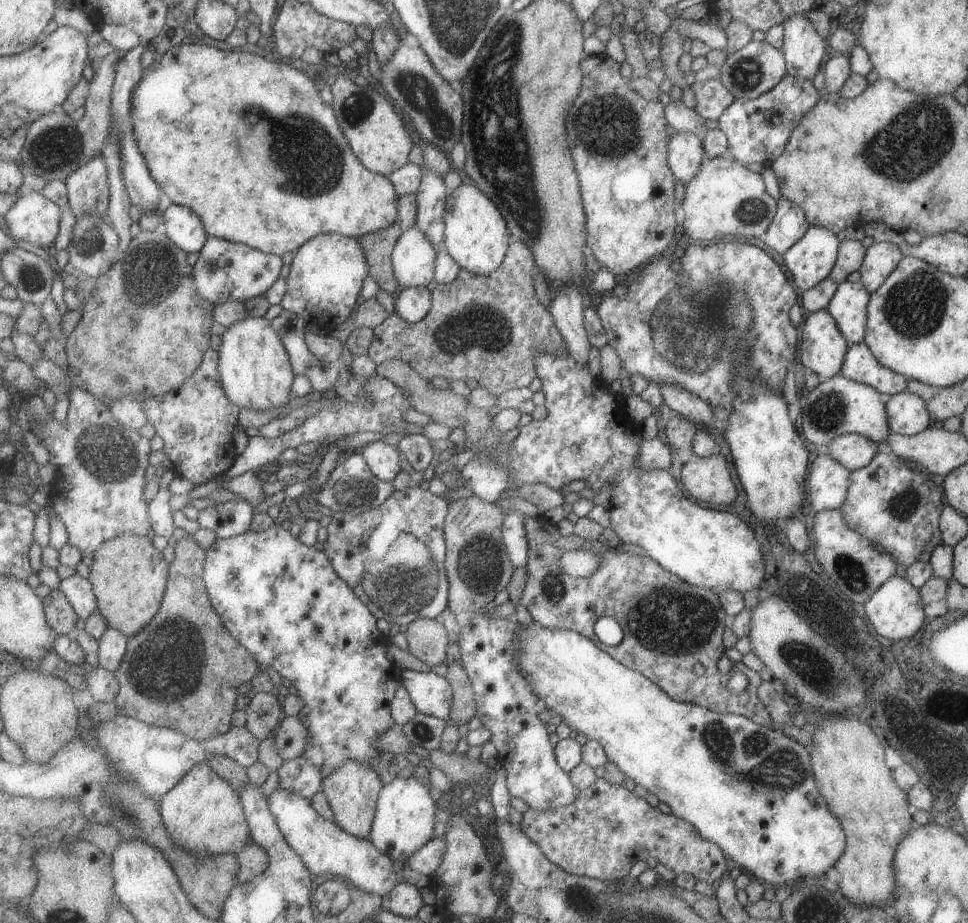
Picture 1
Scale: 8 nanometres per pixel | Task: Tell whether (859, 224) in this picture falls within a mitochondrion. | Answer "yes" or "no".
no

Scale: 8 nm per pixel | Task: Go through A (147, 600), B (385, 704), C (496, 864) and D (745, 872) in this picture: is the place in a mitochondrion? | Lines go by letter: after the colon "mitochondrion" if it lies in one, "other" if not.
A: other
B: other
C: other
D: other

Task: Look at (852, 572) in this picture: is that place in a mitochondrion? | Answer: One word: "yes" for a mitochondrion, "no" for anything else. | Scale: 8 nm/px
yes

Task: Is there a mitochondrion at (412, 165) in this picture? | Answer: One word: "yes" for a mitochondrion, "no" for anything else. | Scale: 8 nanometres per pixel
no

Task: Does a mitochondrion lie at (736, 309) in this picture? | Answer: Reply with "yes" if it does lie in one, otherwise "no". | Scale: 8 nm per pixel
yes

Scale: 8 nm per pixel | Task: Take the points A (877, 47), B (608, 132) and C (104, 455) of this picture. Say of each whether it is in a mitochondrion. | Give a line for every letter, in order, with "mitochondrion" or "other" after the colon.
A: other
B: mitochondrion
C: mitochondrion

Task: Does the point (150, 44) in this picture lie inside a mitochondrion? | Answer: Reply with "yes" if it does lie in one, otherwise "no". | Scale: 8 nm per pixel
no

